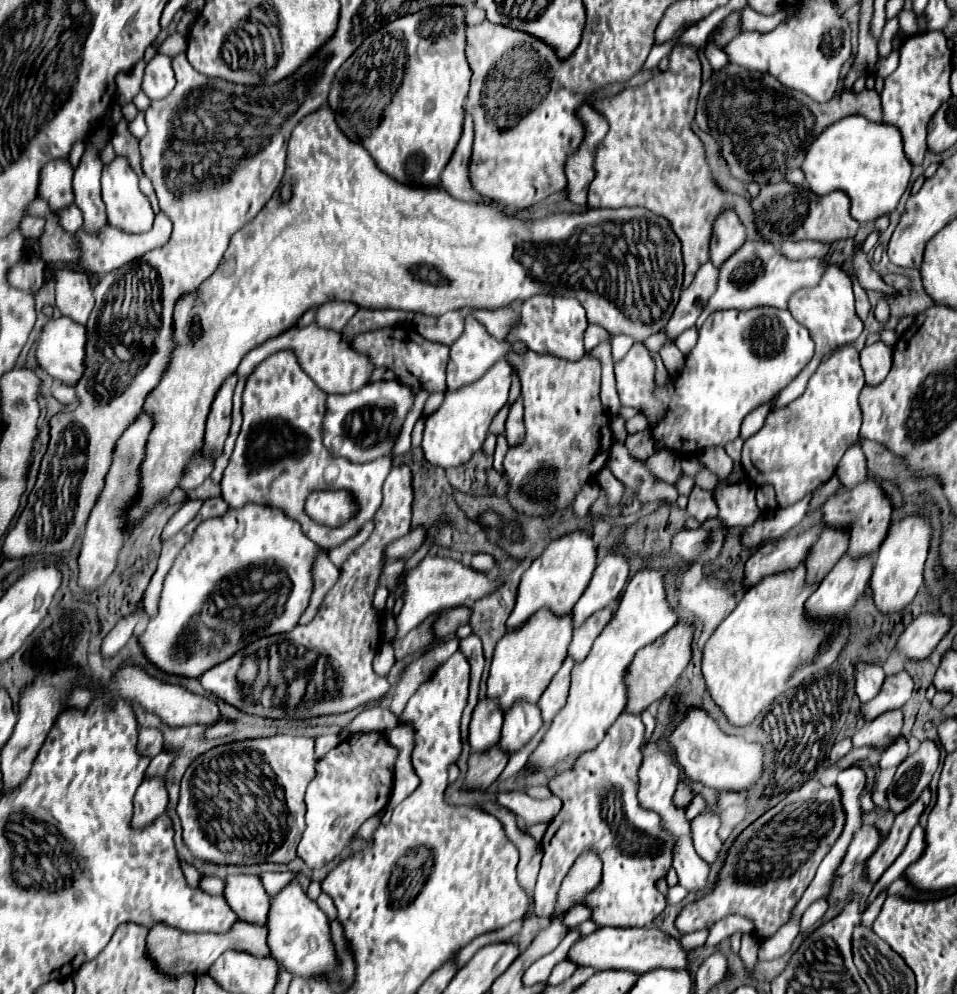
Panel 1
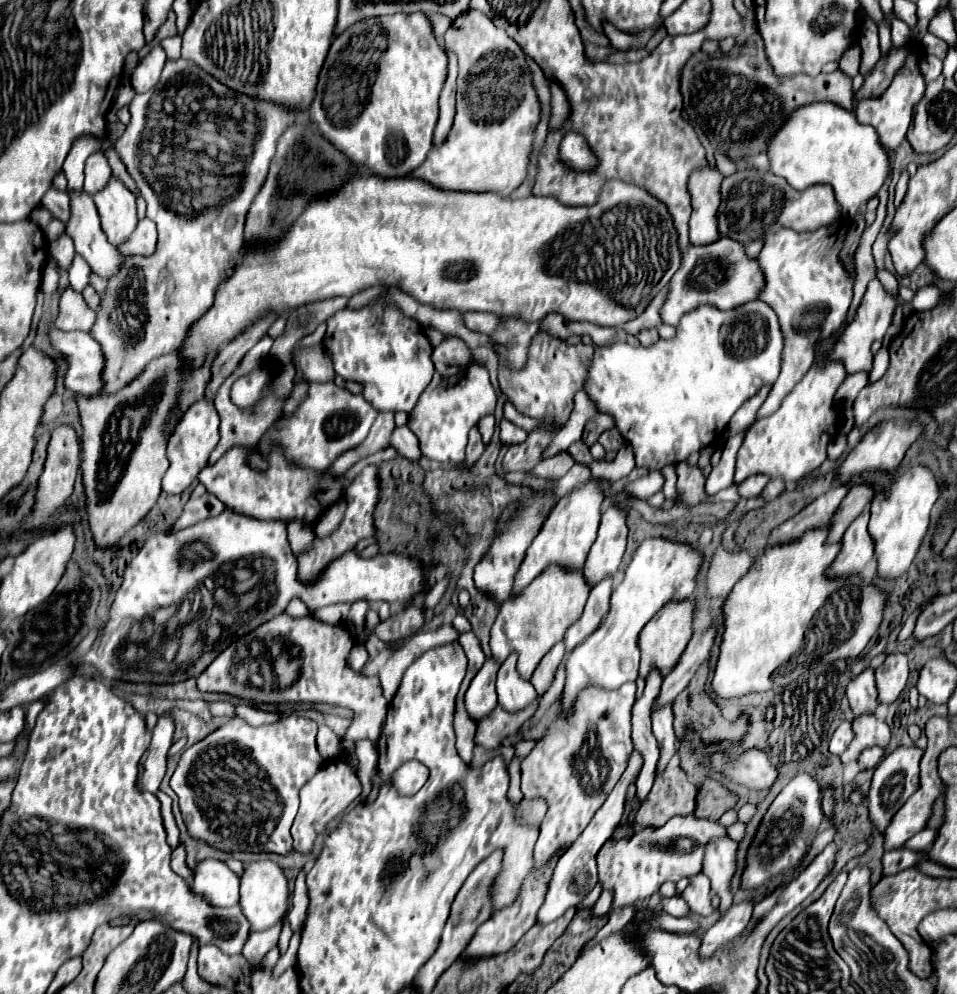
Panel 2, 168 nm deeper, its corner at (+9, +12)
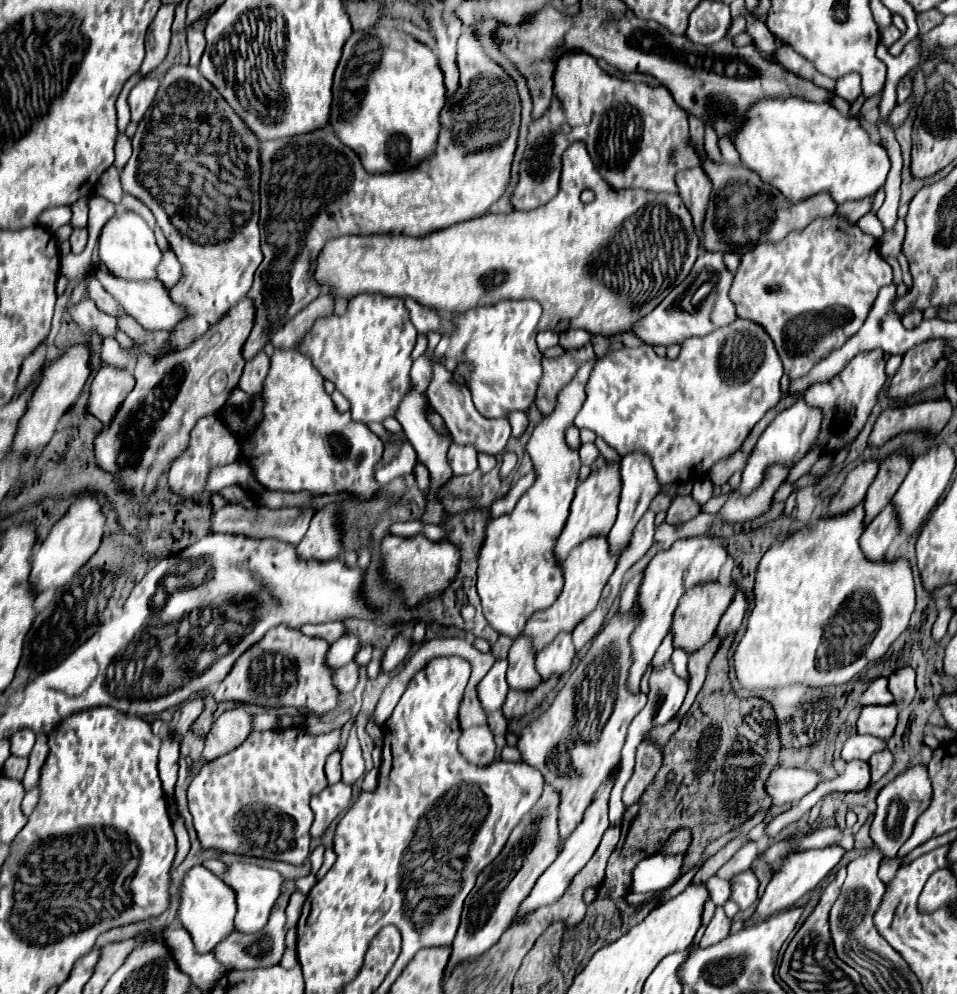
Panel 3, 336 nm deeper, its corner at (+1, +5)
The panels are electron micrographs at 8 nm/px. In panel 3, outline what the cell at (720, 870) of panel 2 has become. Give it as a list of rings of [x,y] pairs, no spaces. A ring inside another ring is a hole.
[[[752,871],[736,875],[732,881],[732,901],[738,903],[740,911],[748,909],[758,899],[758,879]]]

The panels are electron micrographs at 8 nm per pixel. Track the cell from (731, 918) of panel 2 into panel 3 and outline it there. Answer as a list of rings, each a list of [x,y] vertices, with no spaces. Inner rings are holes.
[[[828,845],[824,849],[810,849],[810,851],[804,851],[804,853],[796,853],[796,855],[790,855],[788,859],[782,861],[782,865],[776,869],[772,881],[768,883],[756,911],[754,911],[754,917],[748,921],[752,923],[754,919],[766,919],[774,913],[780,913],[780,911],[786,911],[786,909],[792,909],[792,905],[796,905],[806,893],[810,893],[812,889],[816,889],[822,879],[838,865],[838,861],[844,857],[846,849],[842,849],[840,845]]]

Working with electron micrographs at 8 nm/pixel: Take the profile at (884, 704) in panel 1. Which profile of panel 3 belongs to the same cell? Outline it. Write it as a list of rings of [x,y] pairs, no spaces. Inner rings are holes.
[[[900,667],[888,677],[888,691],[894,695],[896,705],[906,707],[916,695],[916,673],[912,667]]]

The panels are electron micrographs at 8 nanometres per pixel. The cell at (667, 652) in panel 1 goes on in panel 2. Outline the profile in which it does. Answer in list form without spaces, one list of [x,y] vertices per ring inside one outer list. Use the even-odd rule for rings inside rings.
[[[692,598],[682,600],[682,602],[670,602],[646,624],[646,628],[640,632],[640,638],[638,638],[638,648],[640,648],[640,656],[642,656],[638,674],[642,678],[648,678],[648,674],[652,670],[660,670],[660,674],[666,674],[666,670],[670,672],[674,668],[676,660],[680,658],[680,654],[684,652],[684,648],[690,640],[692,612],[694,612]]]

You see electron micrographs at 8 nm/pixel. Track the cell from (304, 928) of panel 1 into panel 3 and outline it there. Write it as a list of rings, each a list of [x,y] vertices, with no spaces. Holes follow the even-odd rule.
[[[232,863],[224,877],[224,883],[228,883],[228,887],[234,889],[236,893],[236,905],[238,905],[238,913],[234,919],[234,929],[248,935],[248,933],[256,933],[264,927],[264,923],[268,921],[270,909],[274,907],[274,901],[278,899],[278,895],[282,893],[282,875],[274,869],[264,869],[258,865],[246,865],[246,863]]]

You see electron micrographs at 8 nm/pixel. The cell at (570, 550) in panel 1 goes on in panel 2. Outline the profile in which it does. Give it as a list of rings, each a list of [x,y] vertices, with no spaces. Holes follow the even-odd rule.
[[[588,482],[588,484],[572,490],[570,494],[562,496],[556,502],[556,506],[550,510],[548,518],[544,520],[538,536],[532,540],[524,562],[518,568],[518,574],[514,578],[514,588],[512,588],[514,596],[518,596],[524,590],[524,586],[528,586],[550,564],[558,564],[564,570],[580,570],[582,568],[582,564],[588,556],[588,550],[590,550],[592,542],[596,540],[602,500],[604,500],[602,490],[596,484]]]

